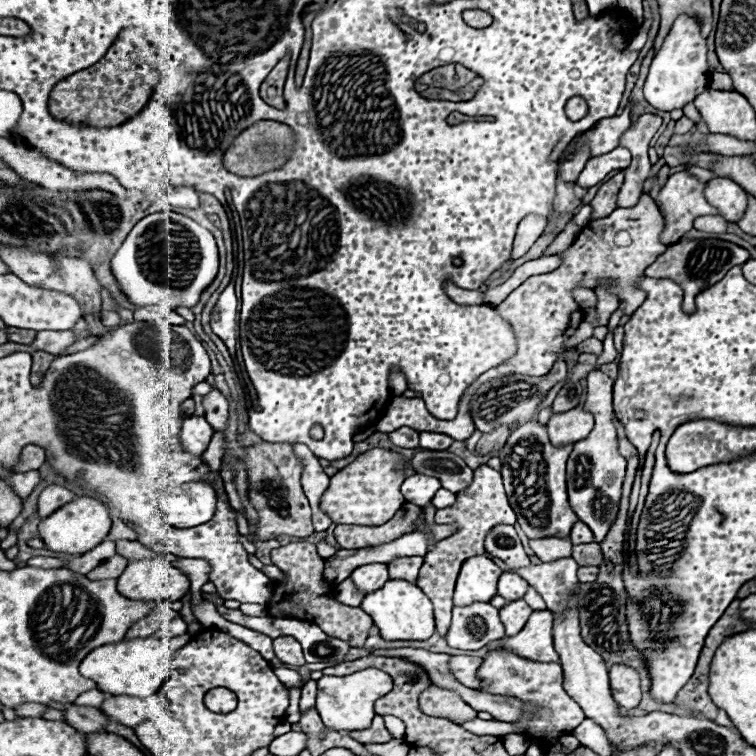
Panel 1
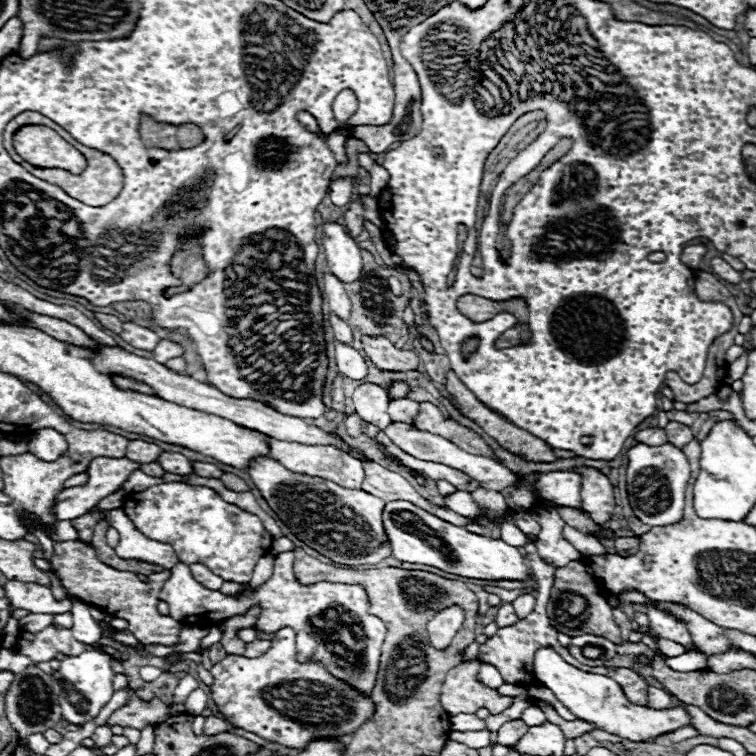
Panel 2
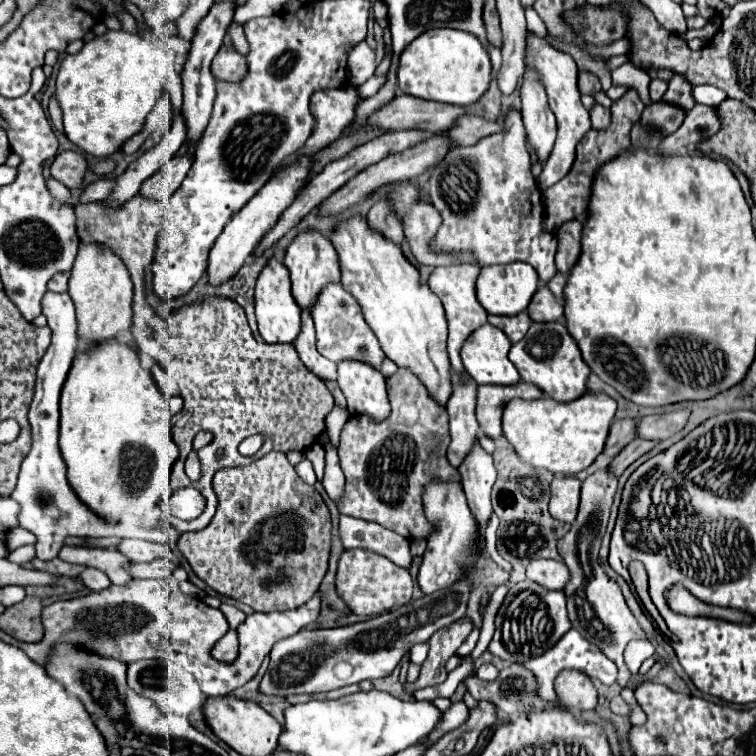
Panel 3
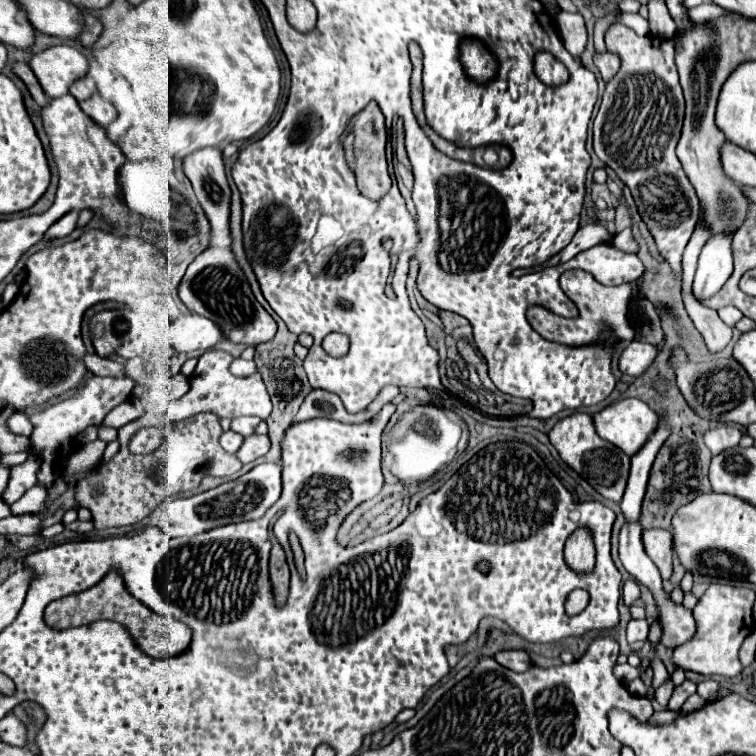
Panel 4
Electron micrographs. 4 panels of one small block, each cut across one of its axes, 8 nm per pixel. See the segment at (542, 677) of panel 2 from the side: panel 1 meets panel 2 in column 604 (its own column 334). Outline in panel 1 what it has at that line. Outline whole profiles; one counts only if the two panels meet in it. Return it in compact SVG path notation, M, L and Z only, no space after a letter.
M366 668L366 670L354 672L350 676L322 676L318 680L316 710L320 712L324 724L336 732L366 730L366 728L370 728L376 715L374 702L376 698L386 694L386 688L392 688L392 678L378 668Z

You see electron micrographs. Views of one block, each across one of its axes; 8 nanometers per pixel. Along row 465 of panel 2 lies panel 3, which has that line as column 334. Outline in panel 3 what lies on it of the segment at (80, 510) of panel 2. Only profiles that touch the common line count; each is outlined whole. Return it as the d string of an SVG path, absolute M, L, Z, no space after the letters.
M358 88L352 92L328 90L316 92L312 96L312 114L316 116L316 132L312 132L312 140L302 148L302 152L316 152L336 140L340 136L340 128L346 128L356 116L356 108L360 104Z

